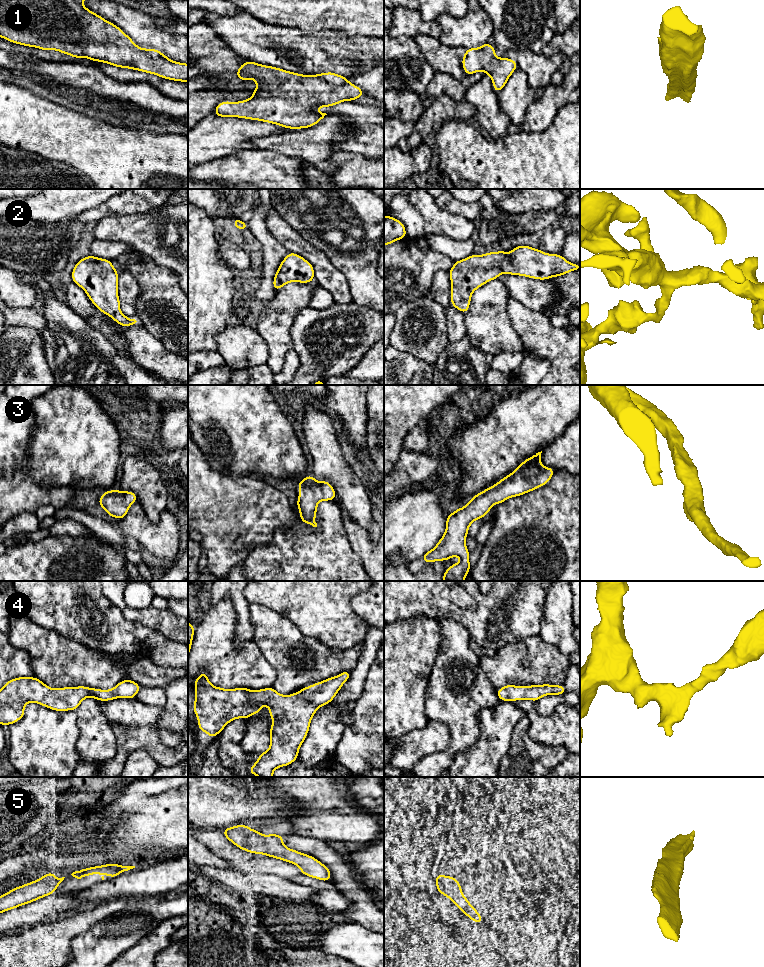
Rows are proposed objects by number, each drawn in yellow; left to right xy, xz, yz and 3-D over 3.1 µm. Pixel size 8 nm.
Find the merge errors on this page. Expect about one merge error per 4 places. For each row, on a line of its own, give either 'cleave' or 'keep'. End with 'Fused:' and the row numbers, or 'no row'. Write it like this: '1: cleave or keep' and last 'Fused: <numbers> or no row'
1: keep
2: keep
3: keep
4: keep
5: keep
Fused: no row

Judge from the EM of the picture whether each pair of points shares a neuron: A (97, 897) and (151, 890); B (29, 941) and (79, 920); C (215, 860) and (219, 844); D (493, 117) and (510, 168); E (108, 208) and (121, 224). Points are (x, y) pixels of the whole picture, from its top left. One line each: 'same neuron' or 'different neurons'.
A: same neuron
B: same neuron
C: different neurons
D: different neurons
E: different neurons

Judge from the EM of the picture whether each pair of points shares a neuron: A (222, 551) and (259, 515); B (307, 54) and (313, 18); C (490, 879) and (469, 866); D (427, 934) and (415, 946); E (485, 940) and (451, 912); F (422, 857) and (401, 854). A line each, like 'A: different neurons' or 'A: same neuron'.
A: same neuron
B: different neurons
C: different neurons
D: different neurons
E: same neuron
F: different neurons

